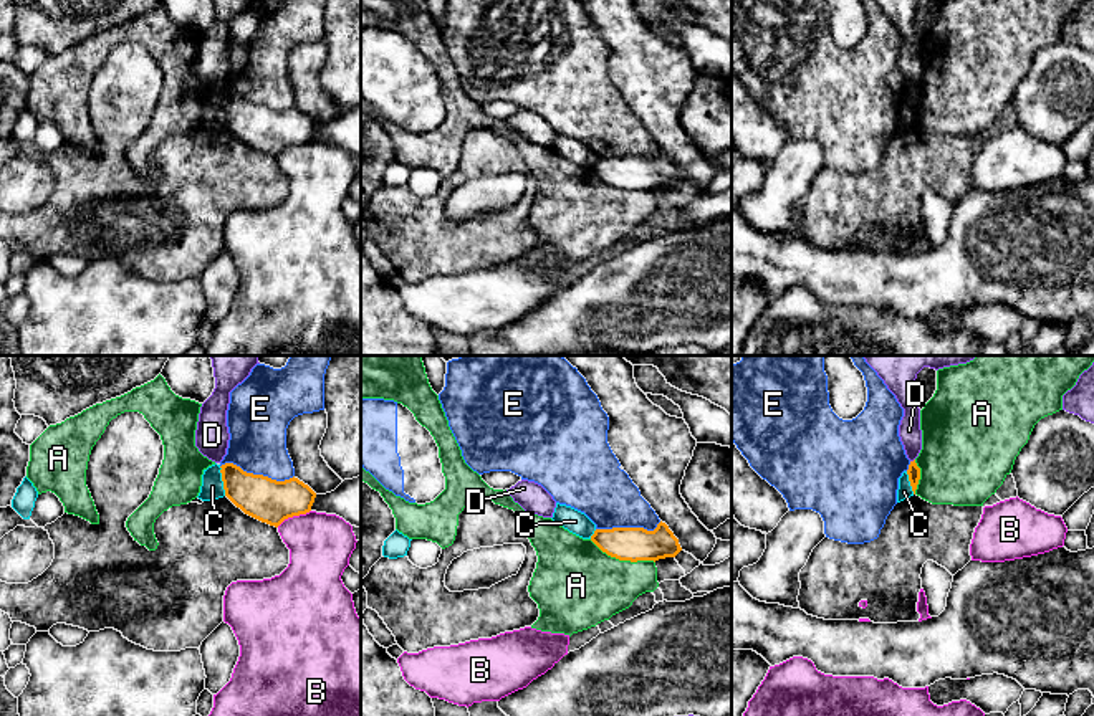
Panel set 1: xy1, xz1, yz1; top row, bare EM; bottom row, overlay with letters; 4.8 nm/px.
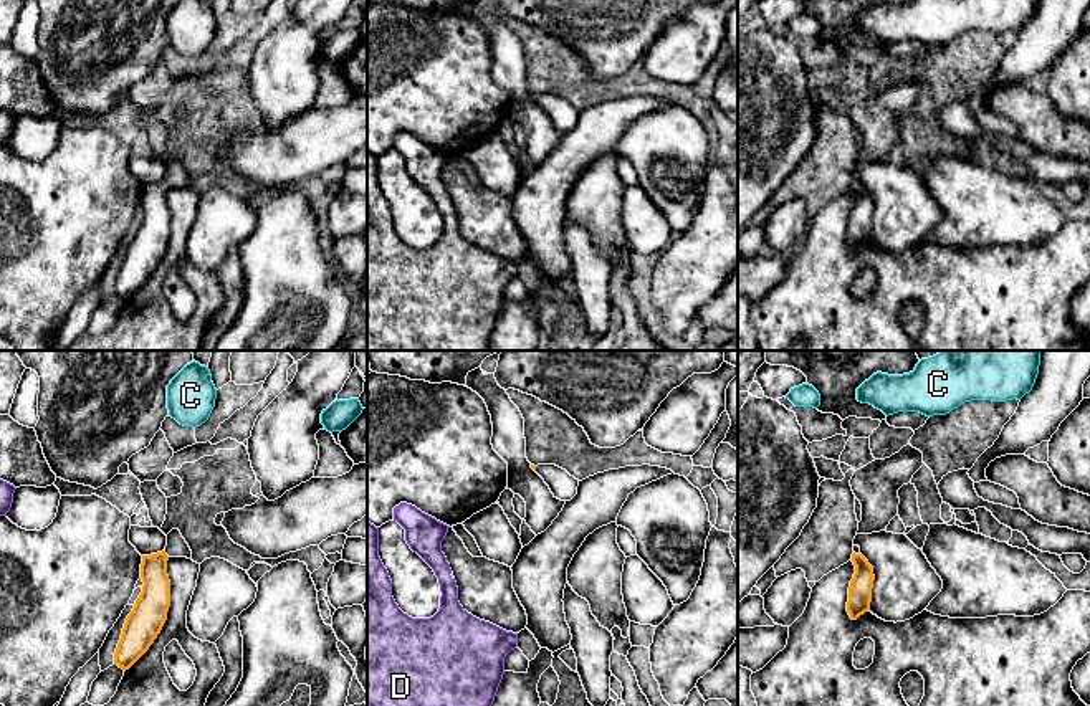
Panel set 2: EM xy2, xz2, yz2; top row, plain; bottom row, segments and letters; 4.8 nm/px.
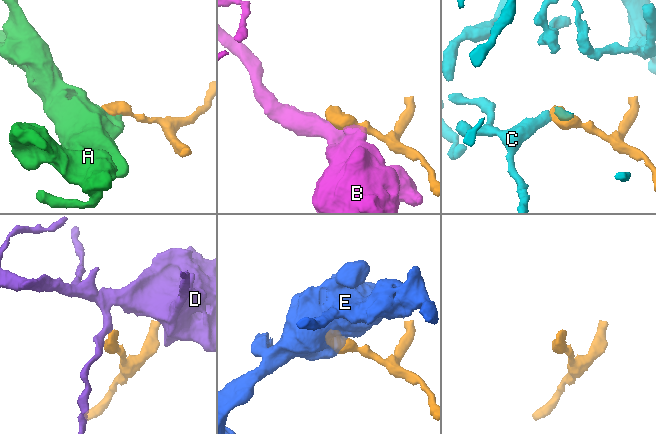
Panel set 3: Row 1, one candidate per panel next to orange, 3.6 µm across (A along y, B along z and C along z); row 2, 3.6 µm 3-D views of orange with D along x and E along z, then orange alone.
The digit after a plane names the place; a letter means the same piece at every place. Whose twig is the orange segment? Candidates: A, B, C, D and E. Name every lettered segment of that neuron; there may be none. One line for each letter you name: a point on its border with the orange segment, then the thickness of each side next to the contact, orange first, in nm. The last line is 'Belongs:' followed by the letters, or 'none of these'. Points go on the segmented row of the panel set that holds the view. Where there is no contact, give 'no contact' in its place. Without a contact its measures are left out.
Belongs: none of these

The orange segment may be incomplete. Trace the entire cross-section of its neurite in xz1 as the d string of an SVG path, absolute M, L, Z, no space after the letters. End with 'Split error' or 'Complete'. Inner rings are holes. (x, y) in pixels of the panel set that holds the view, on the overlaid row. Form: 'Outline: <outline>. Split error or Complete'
Outline: M665 523L654 531L644 527L596 529L591 541L607 556L619 561L659 561L675 557L682 547Z. Complete

